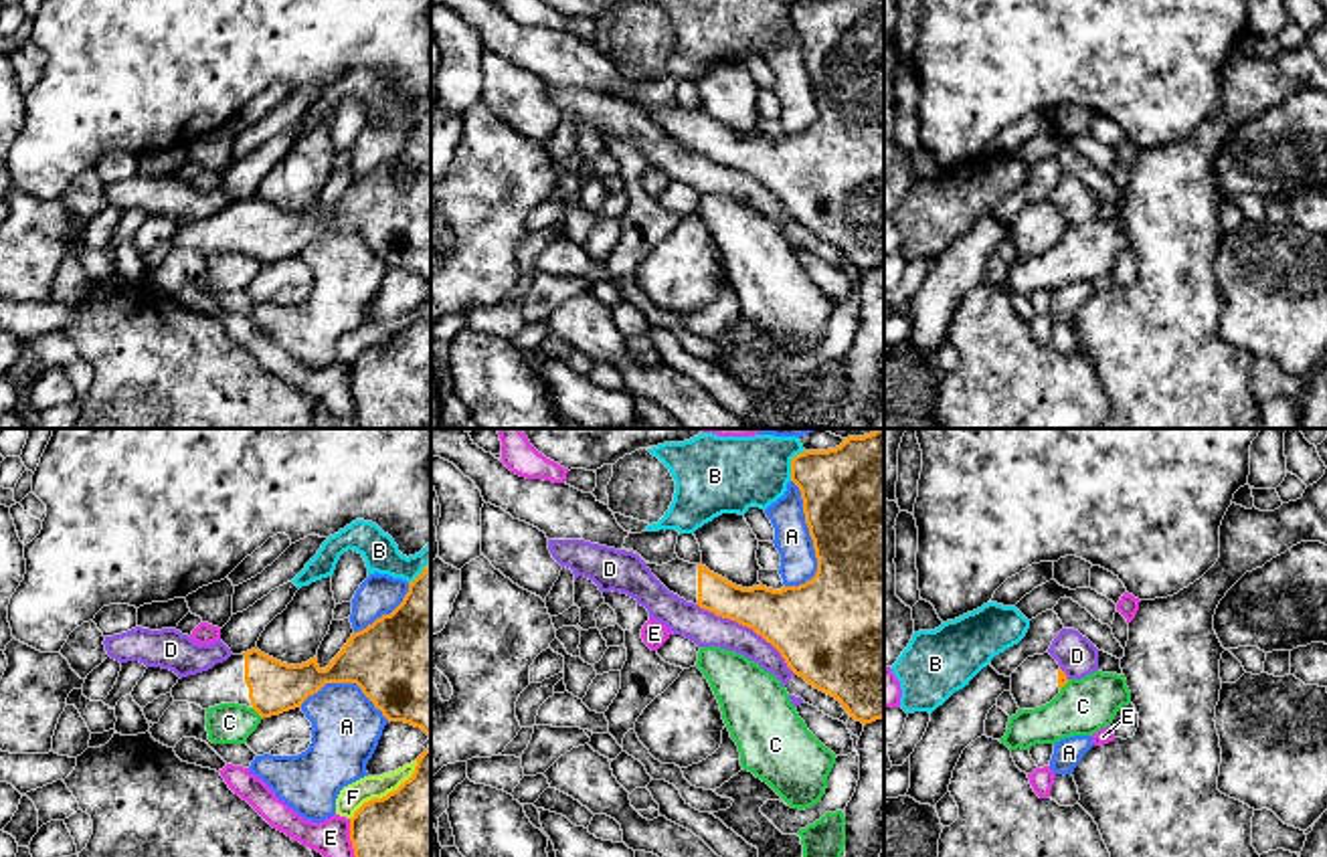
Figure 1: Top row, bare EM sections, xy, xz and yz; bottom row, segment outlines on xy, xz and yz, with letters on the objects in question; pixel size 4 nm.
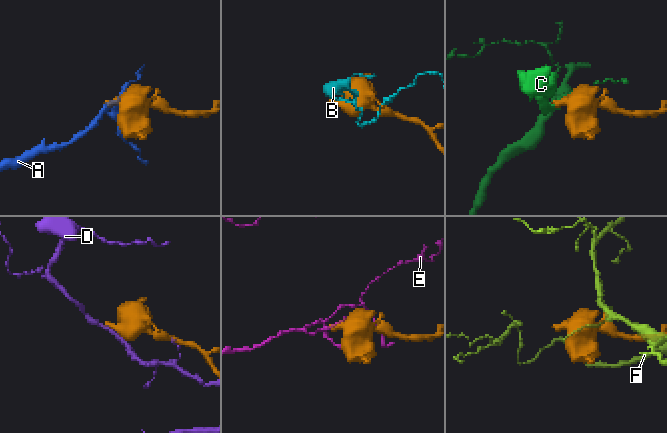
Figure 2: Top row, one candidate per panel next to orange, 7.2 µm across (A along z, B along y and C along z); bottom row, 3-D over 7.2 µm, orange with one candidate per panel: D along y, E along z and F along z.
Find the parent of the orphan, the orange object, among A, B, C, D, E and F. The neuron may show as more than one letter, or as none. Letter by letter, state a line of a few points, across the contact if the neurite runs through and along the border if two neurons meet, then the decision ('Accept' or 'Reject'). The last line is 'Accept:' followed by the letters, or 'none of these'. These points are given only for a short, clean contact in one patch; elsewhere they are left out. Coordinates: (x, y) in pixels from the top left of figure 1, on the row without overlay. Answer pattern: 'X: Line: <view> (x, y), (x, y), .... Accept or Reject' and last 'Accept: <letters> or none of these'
A: Reject
B: Reject
C: Line: xy (251, 255), (261, 265). Reject
D: Reject
E: Reject
F: Reject
Accept: none of these

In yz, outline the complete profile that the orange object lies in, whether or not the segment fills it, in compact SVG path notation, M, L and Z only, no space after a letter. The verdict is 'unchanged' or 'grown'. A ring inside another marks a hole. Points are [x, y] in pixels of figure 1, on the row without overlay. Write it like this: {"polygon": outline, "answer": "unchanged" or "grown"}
{"polygon": "M1050 200L1034 202L1011 220L1011 243L1020 257L1036 257L1050 251L1066 230L1066 220Z", "answer": "grown"}

